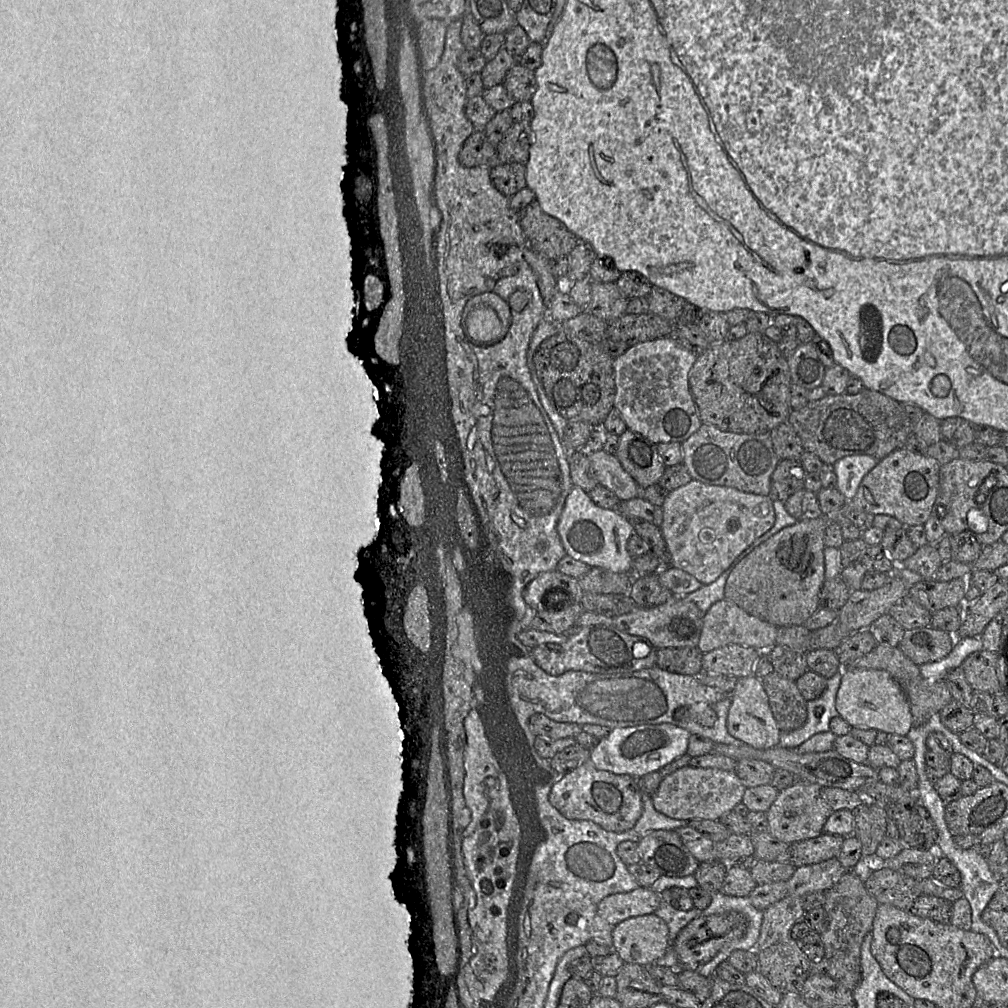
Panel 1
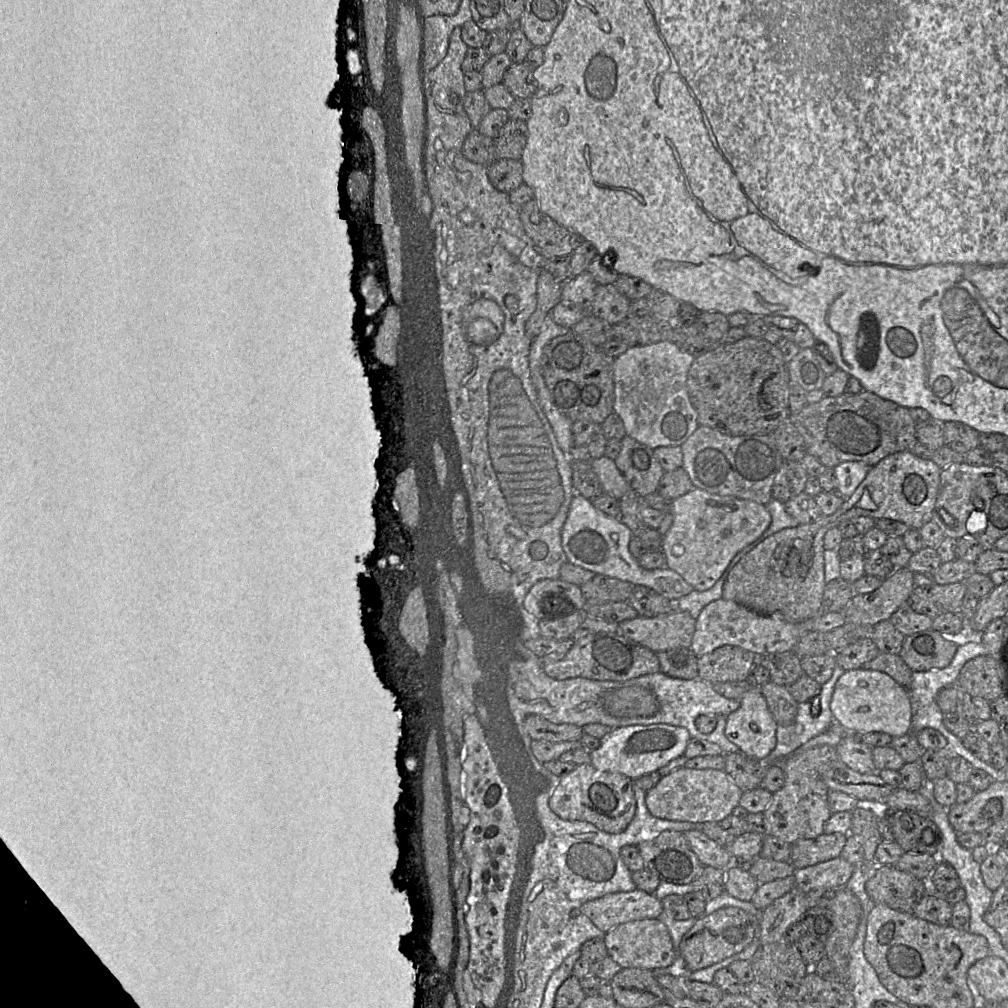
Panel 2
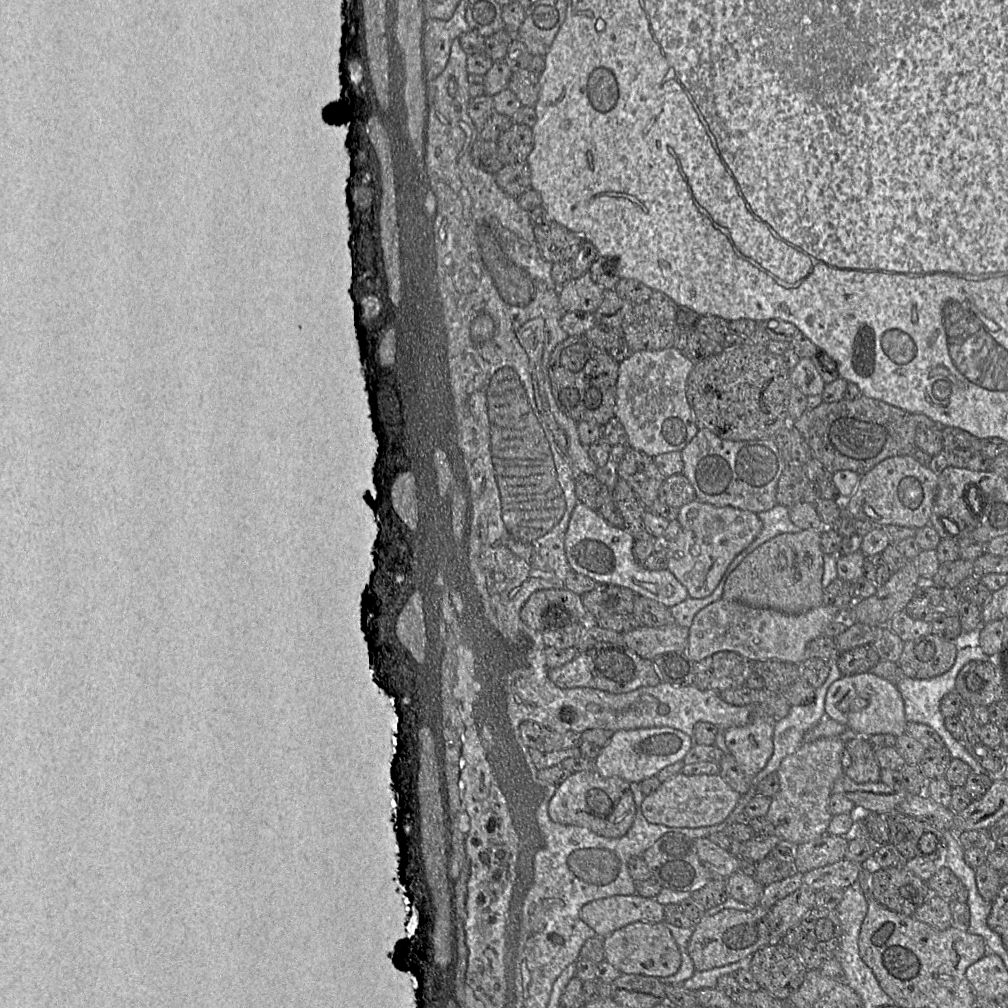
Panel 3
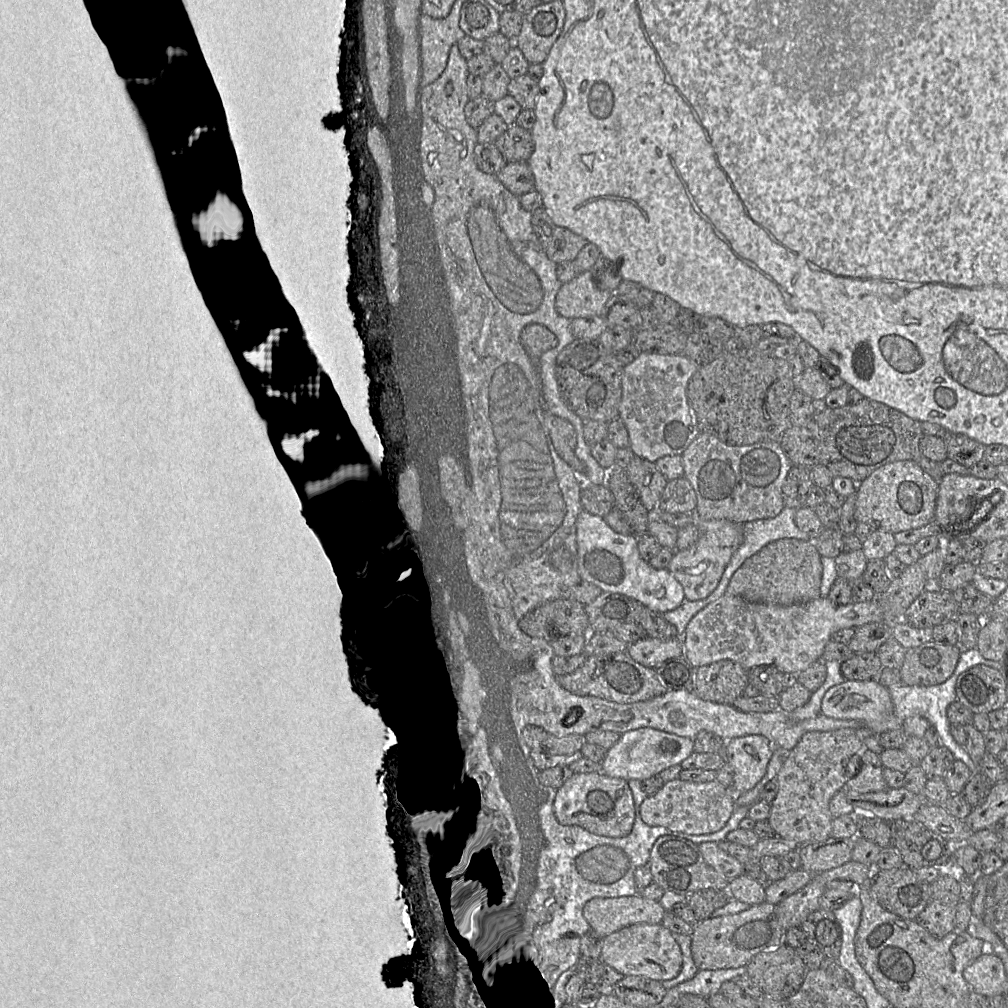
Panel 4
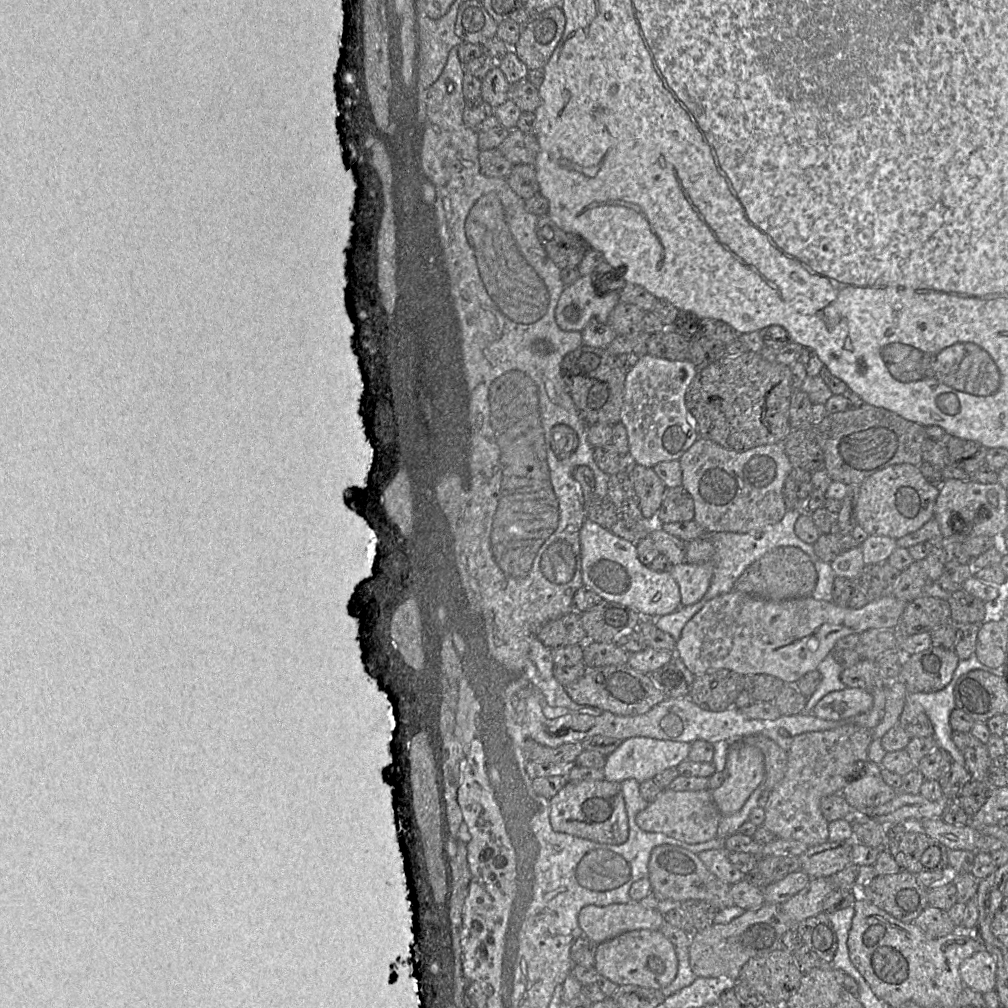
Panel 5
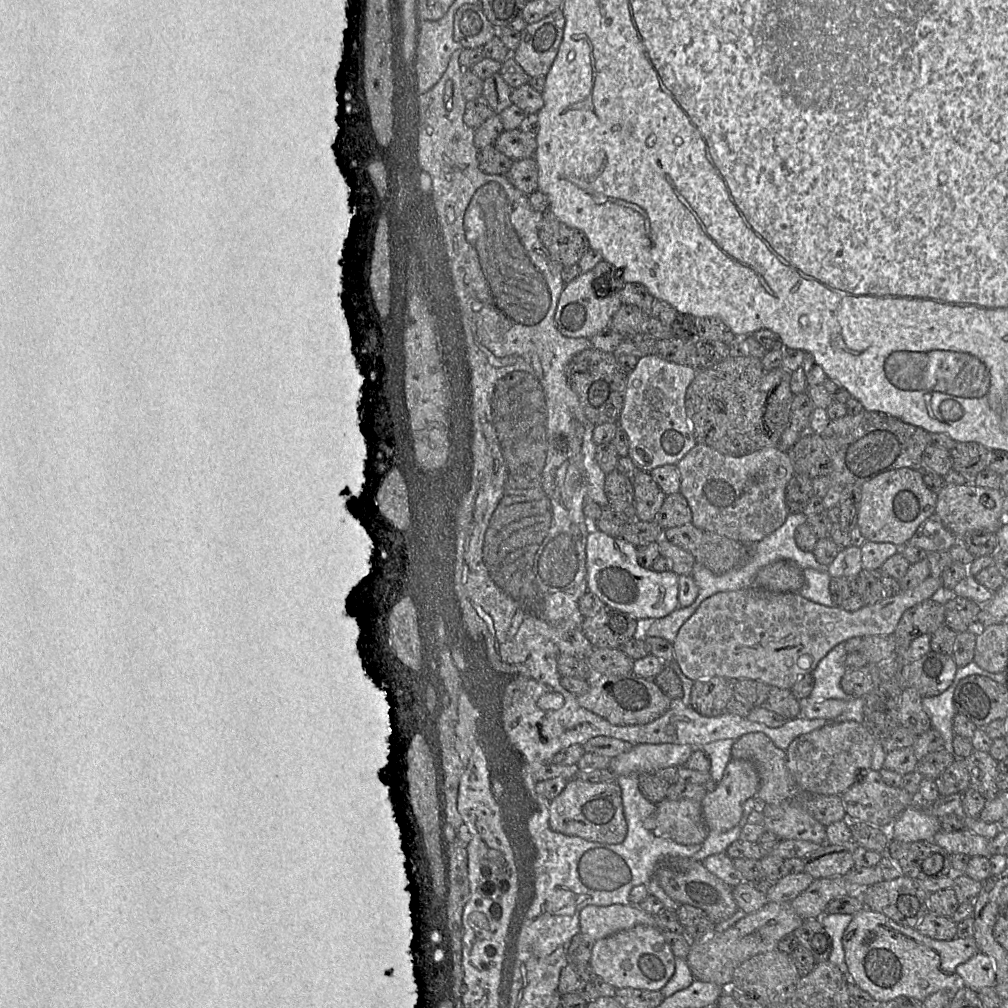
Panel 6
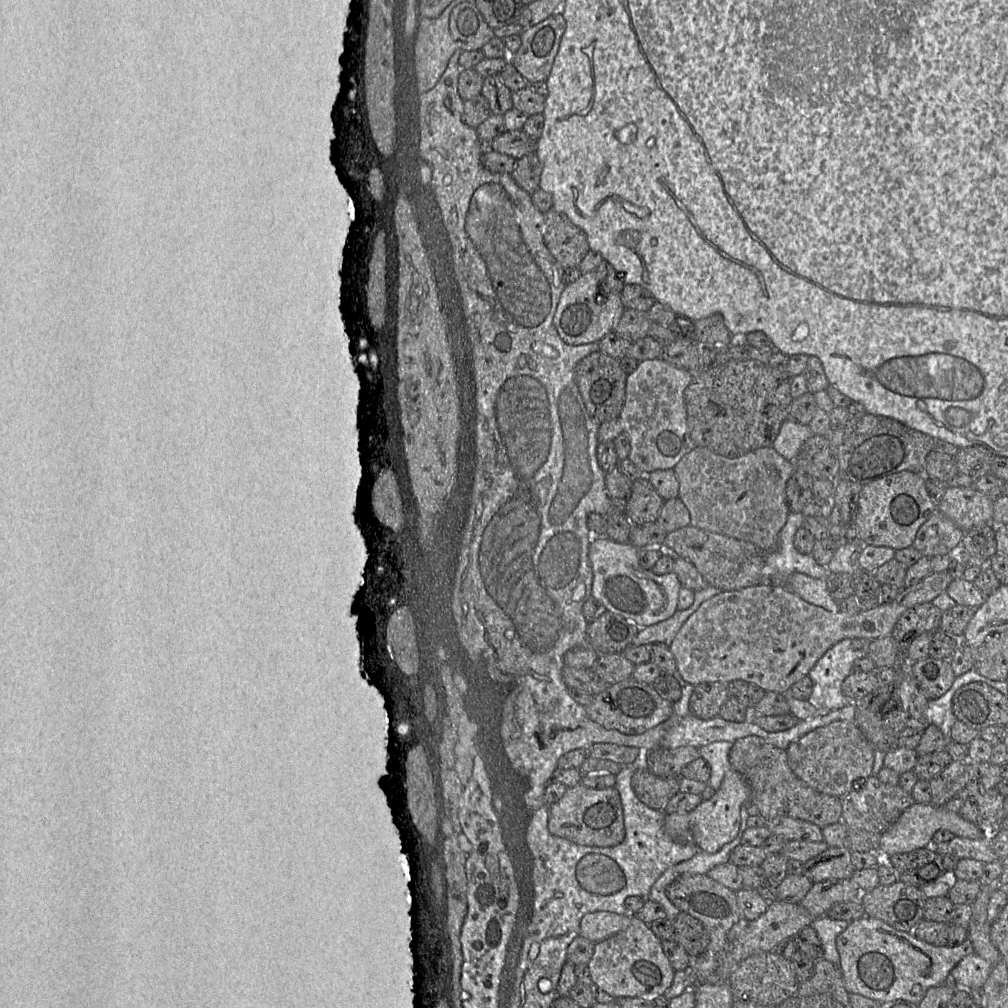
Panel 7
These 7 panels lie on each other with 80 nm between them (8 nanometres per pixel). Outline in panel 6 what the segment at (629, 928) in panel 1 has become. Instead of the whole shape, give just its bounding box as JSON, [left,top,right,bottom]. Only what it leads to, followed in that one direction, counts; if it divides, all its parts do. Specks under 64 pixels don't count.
[589,925,676,991]

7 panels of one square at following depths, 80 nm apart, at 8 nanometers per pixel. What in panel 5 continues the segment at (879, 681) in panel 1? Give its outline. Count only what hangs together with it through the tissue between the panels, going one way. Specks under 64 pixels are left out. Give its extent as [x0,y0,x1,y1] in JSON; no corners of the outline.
[812,687,874,720]

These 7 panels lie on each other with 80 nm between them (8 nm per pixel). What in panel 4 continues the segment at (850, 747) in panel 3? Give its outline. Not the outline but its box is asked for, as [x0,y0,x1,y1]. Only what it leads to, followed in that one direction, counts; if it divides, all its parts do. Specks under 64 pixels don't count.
[846,748,888,793]

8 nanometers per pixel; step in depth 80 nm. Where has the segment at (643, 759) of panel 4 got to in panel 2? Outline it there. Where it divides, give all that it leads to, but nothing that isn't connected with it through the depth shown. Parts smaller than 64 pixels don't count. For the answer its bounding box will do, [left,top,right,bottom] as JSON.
[590,724,691,780]

